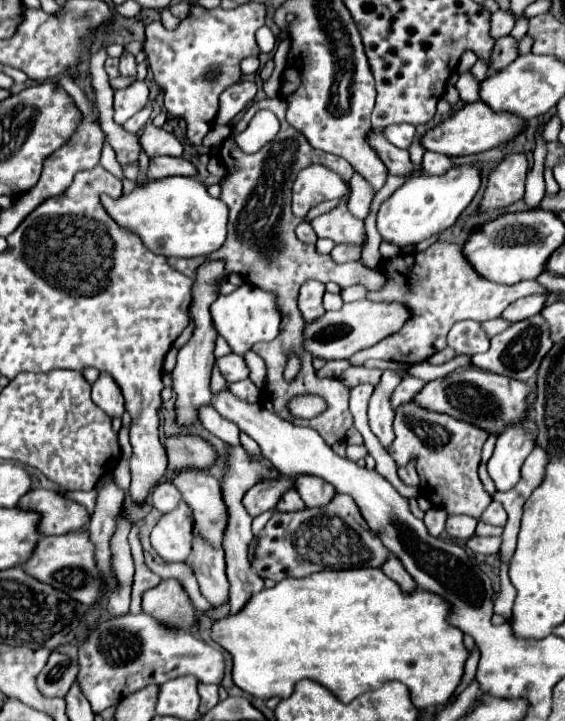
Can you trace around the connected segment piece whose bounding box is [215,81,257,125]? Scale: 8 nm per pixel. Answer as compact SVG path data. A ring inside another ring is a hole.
M239 81L235 87L229 87L227 91L223 91L215 123L229 125L235 119L235 115L243 111L247 103L253 101L255 93L257 93L257 85L253 81Z

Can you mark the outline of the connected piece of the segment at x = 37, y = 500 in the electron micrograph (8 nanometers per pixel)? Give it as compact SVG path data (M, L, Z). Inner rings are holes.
M45 489L29 491L21 497L17 507L39 515L37 529L41 535L63 535L69 531L79 531L79 527L89 521L89 515L83 511L83 507L77 503L67 503L63 495Z

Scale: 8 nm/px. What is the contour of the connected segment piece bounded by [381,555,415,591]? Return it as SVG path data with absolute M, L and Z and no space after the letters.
M389 555L389 559L381 565L381 571L387 573L387 577L391 577L403 591L411 591L415 587L415 581L407 575L407 571L403 571L403 565L395 559L395 555Z

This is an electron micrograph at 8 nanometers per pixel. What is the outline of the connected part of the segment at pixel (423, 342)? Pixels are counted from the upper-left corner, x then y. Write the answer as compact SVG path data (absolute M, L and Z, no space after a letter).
M445 241L433 243L429 249L419 253L401 253L391 259L383 259L375 271L385 275L385 285L379 291L367 291L369 301L383 303L403 303L411 313L405 325L379 341L375 347L363 349L355 353L349 361L353 365L361 365L367 359L385 359L397 361L403 365L415 365L427 361L431 355L443 351L447 347L447 333L455 321L475 319L479 323L499 317L507 305L513 301L527 297L531 293L545 293L541 285L535 281L521 281L517 285L497 285L487 279L481 279L473 273L469 263L461 255L461 247Z

